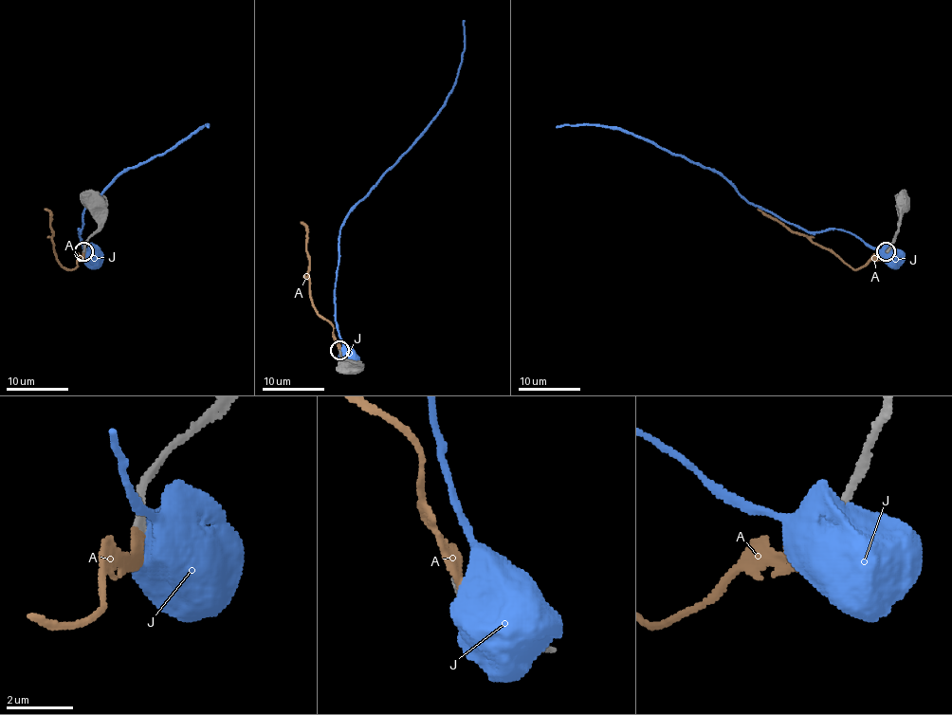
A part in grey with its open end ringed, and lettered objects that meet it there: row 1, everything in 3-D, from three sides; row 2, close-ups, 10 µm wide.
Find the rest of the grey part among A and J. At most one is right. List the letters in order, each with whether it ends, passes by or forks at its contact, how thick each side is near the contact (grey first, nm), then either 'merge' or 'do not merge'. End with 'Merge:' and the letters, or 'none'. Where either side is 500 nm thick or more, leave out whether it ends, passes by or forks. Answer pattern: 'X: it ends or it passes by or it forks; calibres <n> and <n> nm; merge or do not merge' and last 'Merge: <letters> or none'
A: it ends; calibres 240 and 300 nm; merge
J: calibres 240 and 850 nm; do not merge
Merge: A

